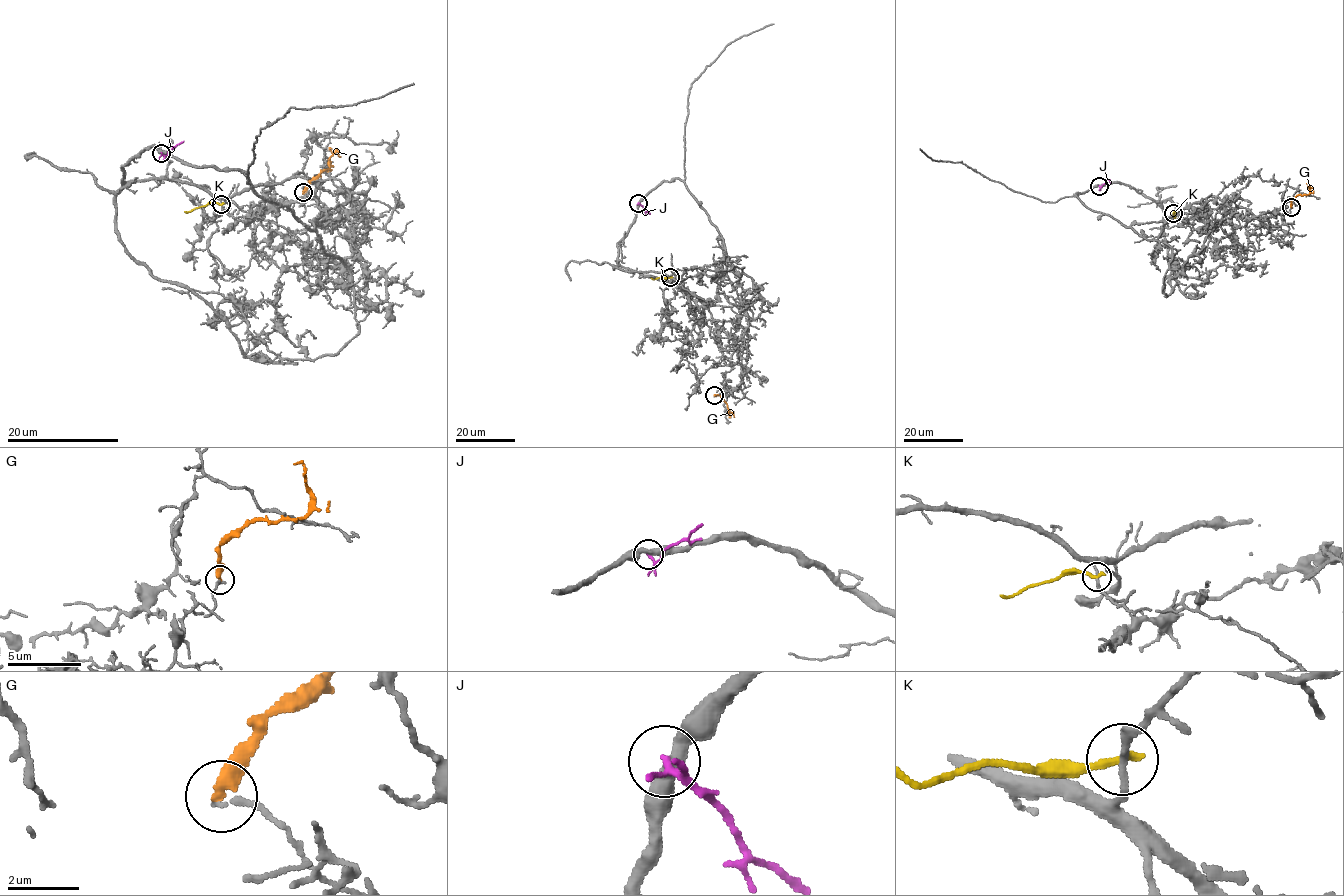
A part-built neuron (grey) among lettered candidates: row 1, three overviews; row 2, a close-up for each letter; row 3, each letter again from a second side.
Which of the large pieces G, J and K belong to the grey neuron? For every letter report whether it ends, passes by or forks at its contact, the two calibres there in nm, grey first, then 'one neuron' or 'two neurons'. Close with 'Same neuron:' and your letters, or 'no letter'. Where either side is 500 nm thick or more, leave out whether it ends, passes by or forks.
G: it ends there; 170 nm thick on the grey side, 420 nm on the other; two neurons
J: it forks there; 400 nm thick on the grey side, 130 nm on the other; two neurons
K: it ends there; 180 nm thick on the grey side, 260 nm on the other; two neurons
Same neuron: no letter

